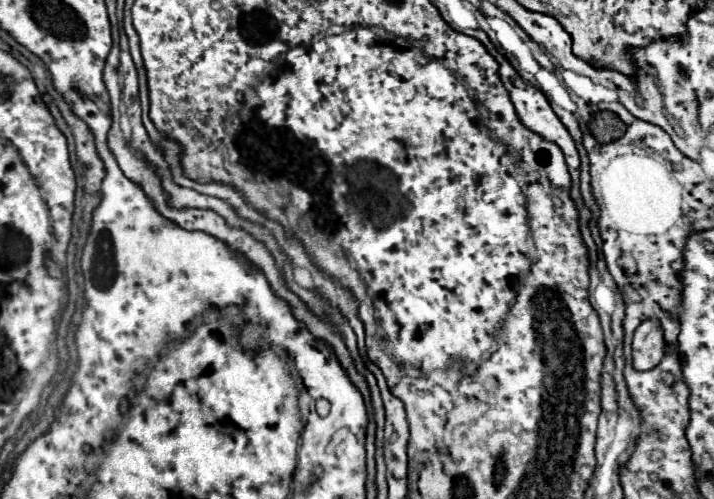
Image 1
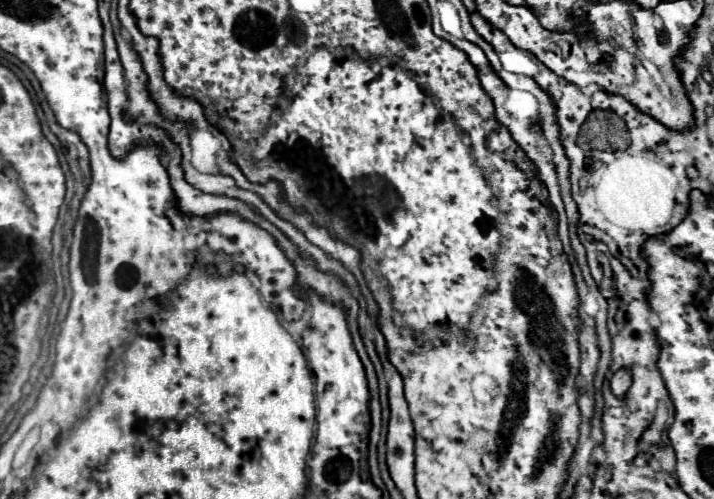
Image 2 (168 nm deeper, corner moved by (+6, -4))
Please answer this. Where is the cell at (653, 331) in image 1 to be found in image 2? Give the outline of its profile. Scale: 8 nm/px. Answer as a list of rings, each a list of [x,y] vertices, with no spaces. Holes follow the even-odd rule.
[[[617,370],[611,378],[611,390],[617,398],[625,398],[627,390],[631,386],[631,374],[627,370]]]

